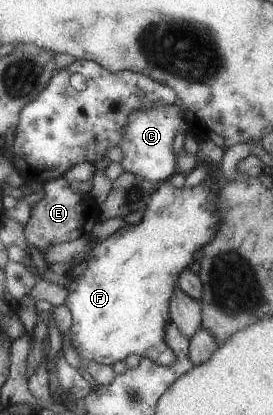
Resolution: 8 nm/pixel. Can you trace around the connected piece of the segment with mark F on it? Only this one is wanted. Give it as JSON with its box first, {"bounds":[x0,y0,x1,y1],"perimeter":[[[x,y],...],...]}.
{"bounds":[65,175,223,366],"perimeter":[[[209,175],[194,187],[177,188],[170,180],[163,181],[151,196],[147,207],[141,207],[142,219],[135,225],[117,223],[108,238],[95,242],[93,251],[78,264],[70,266],[74,281],[68,289],[65,305],[73,316],[72,340],[74,348],[85,359],[113,365],[129,354],[149,358],[157,365],[175,366],[174,351],[166,344],[165,329],[171,320],[169,304],[177,290],[179,274],[199,258],[203,248],[218,232],[223,219],[219,205],[218,186]]]}

